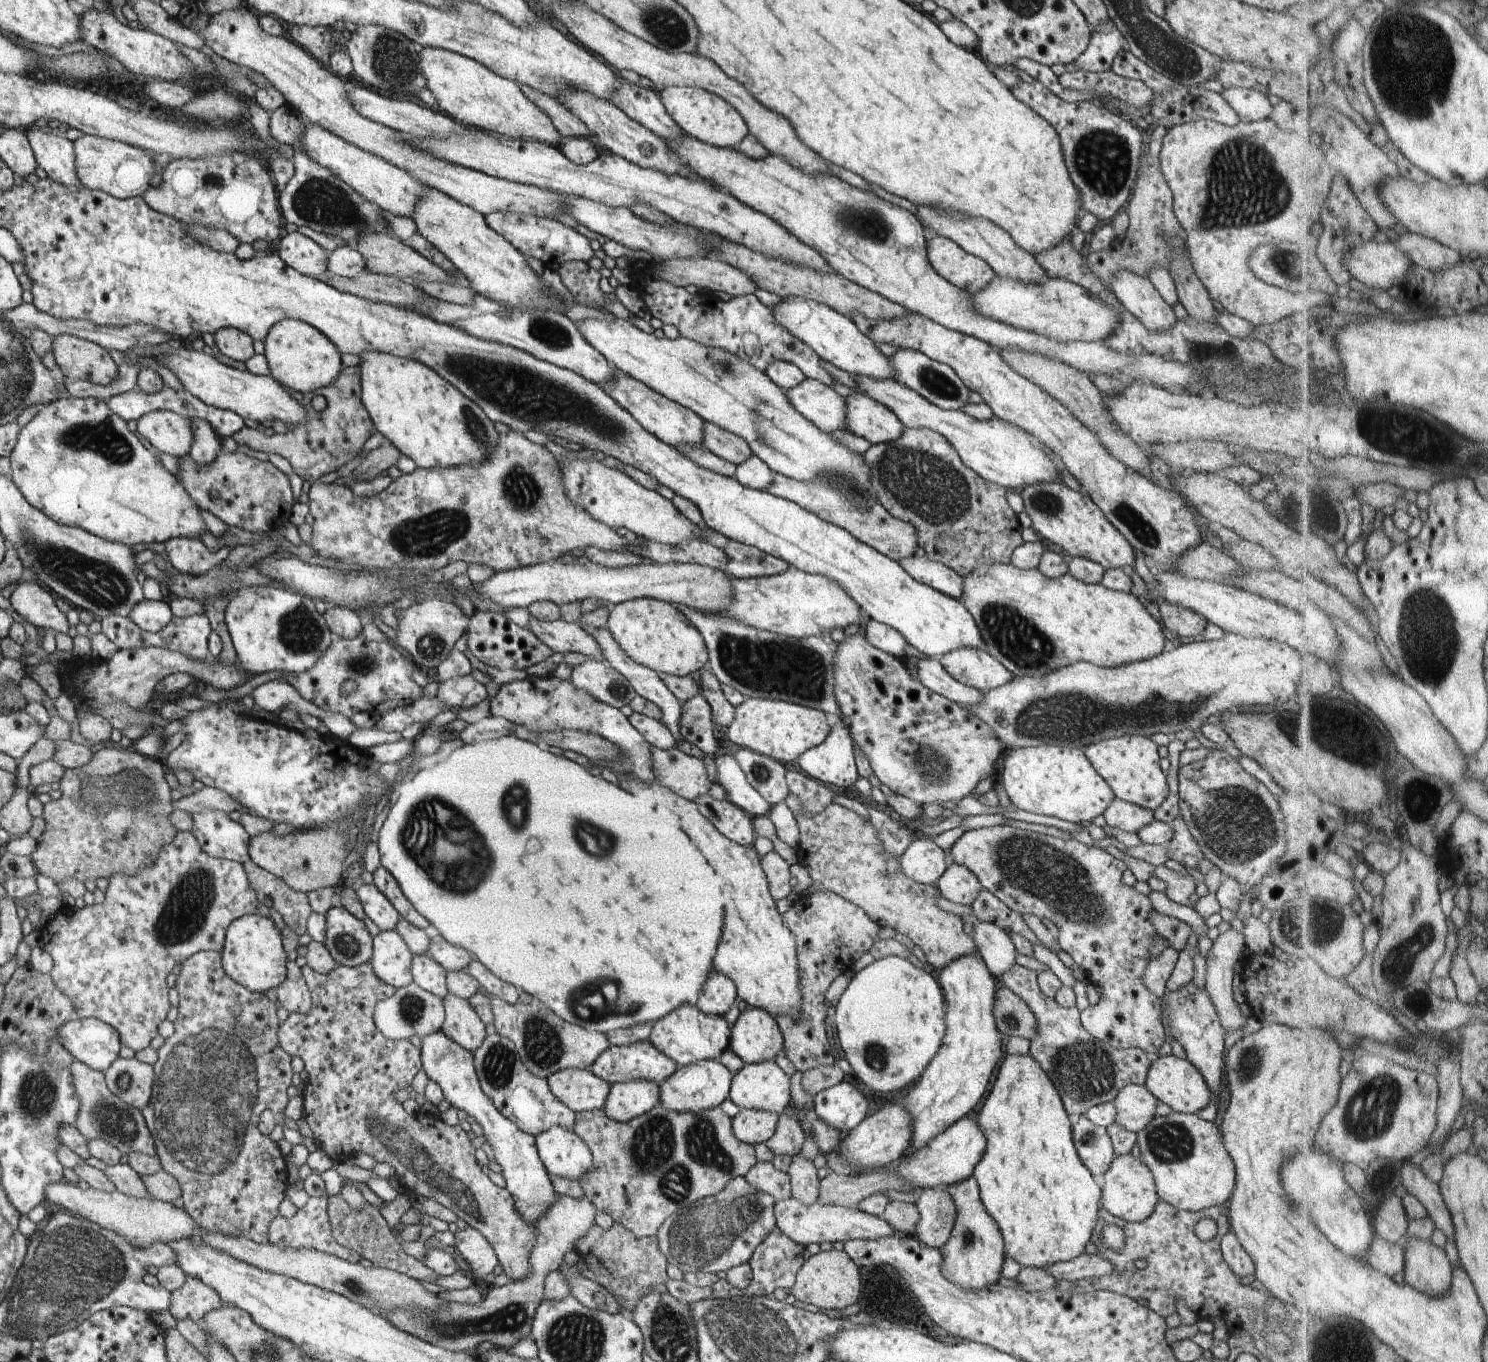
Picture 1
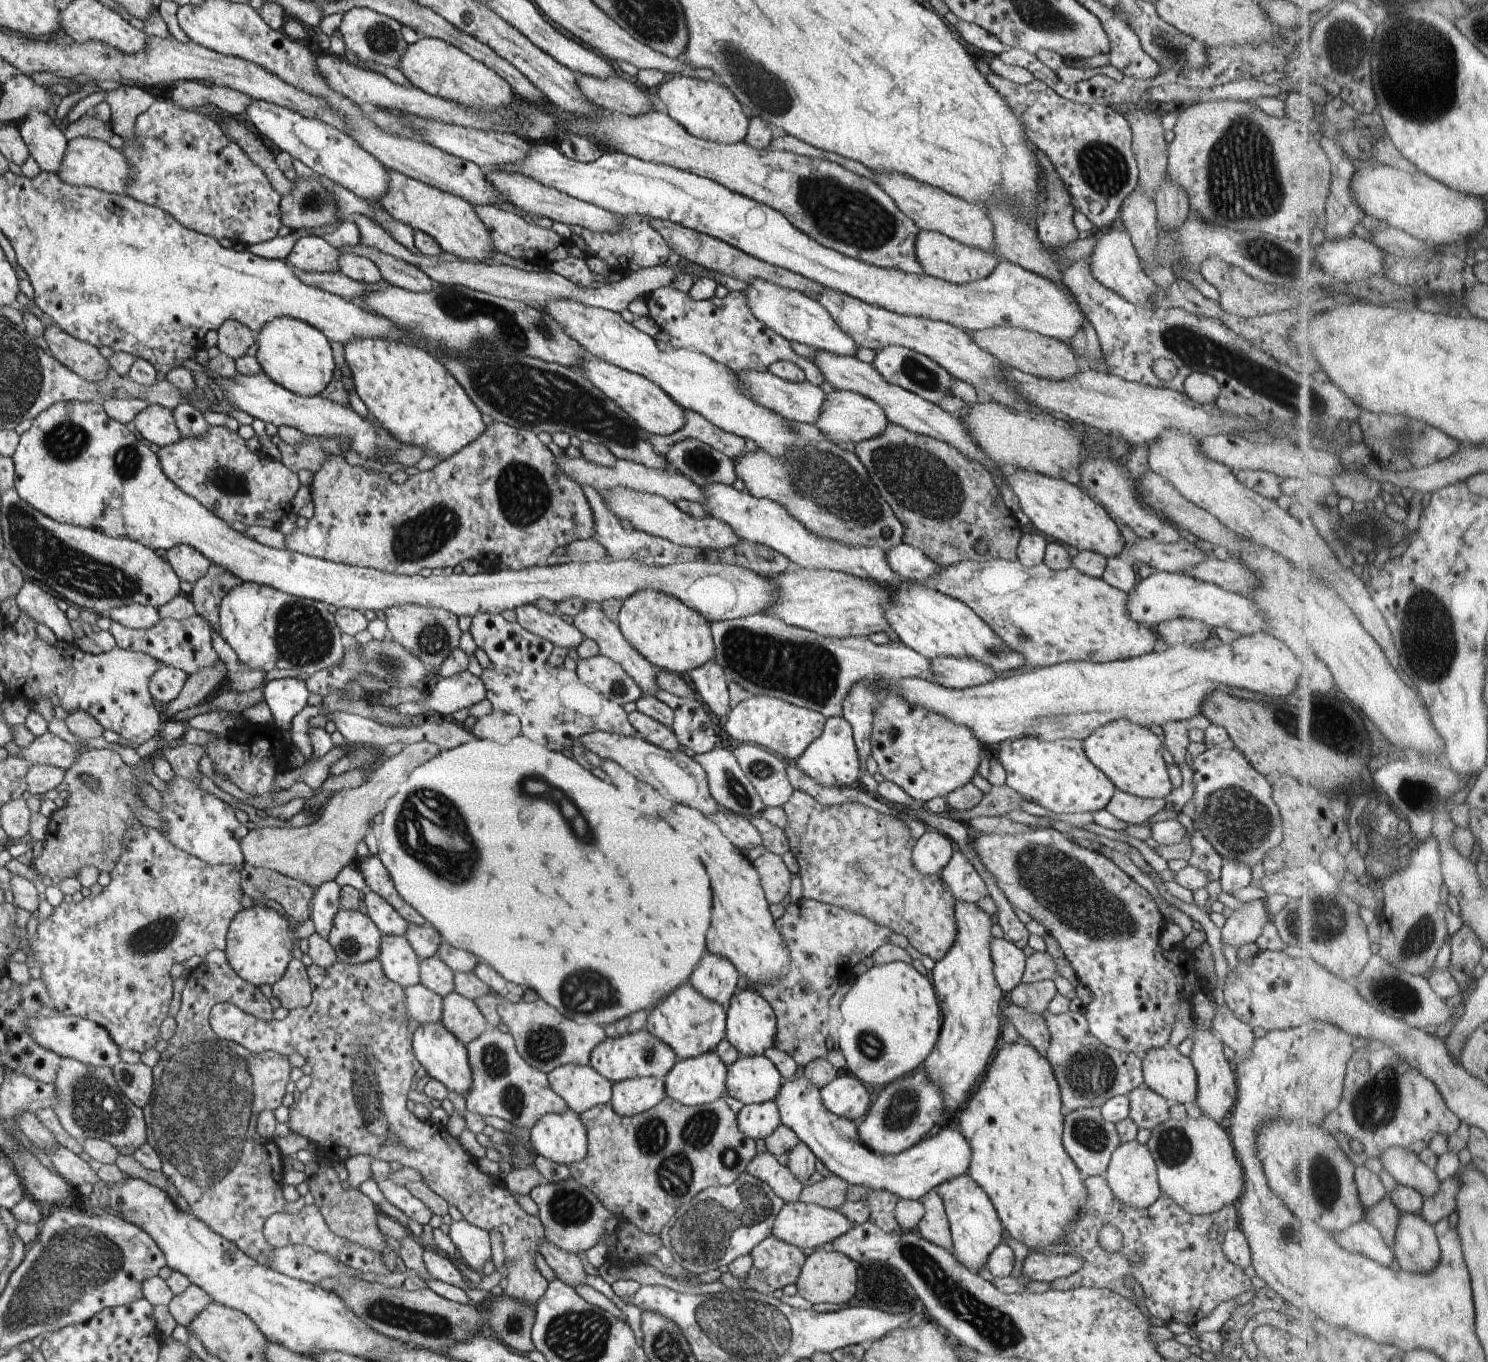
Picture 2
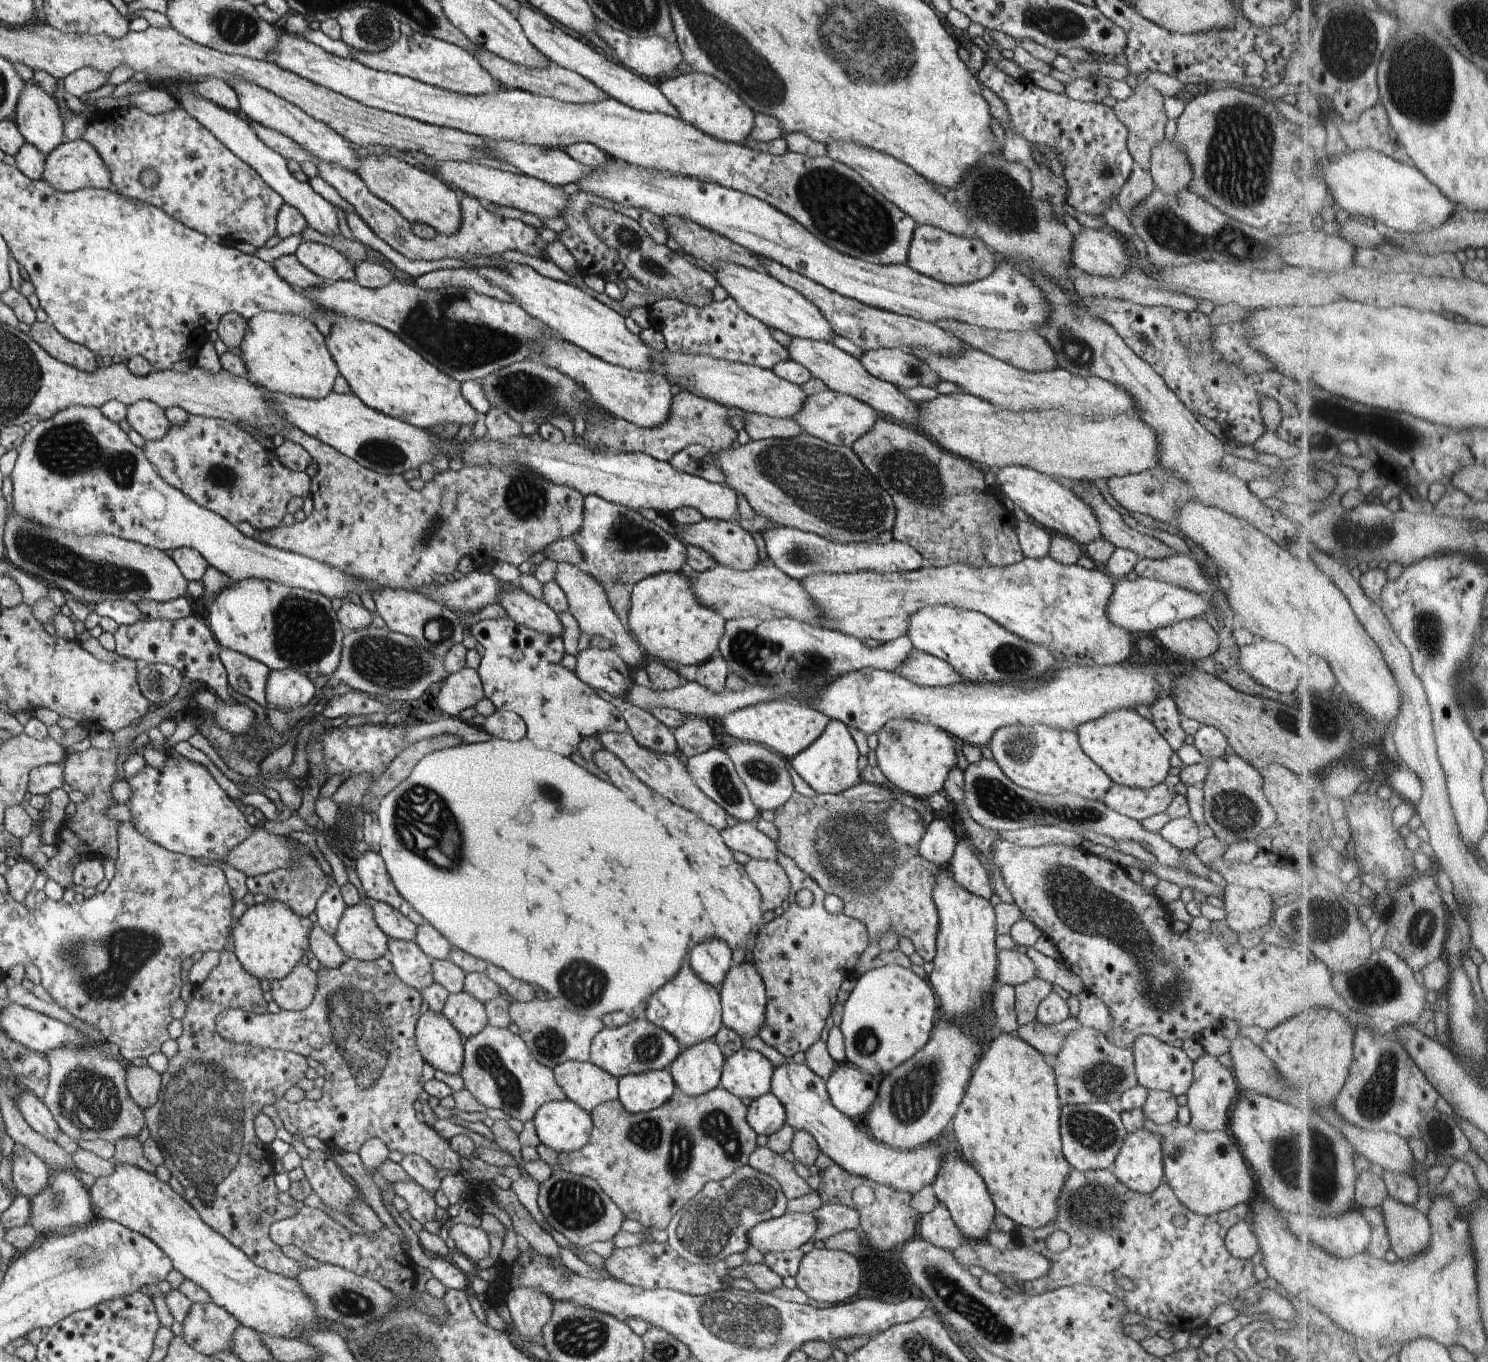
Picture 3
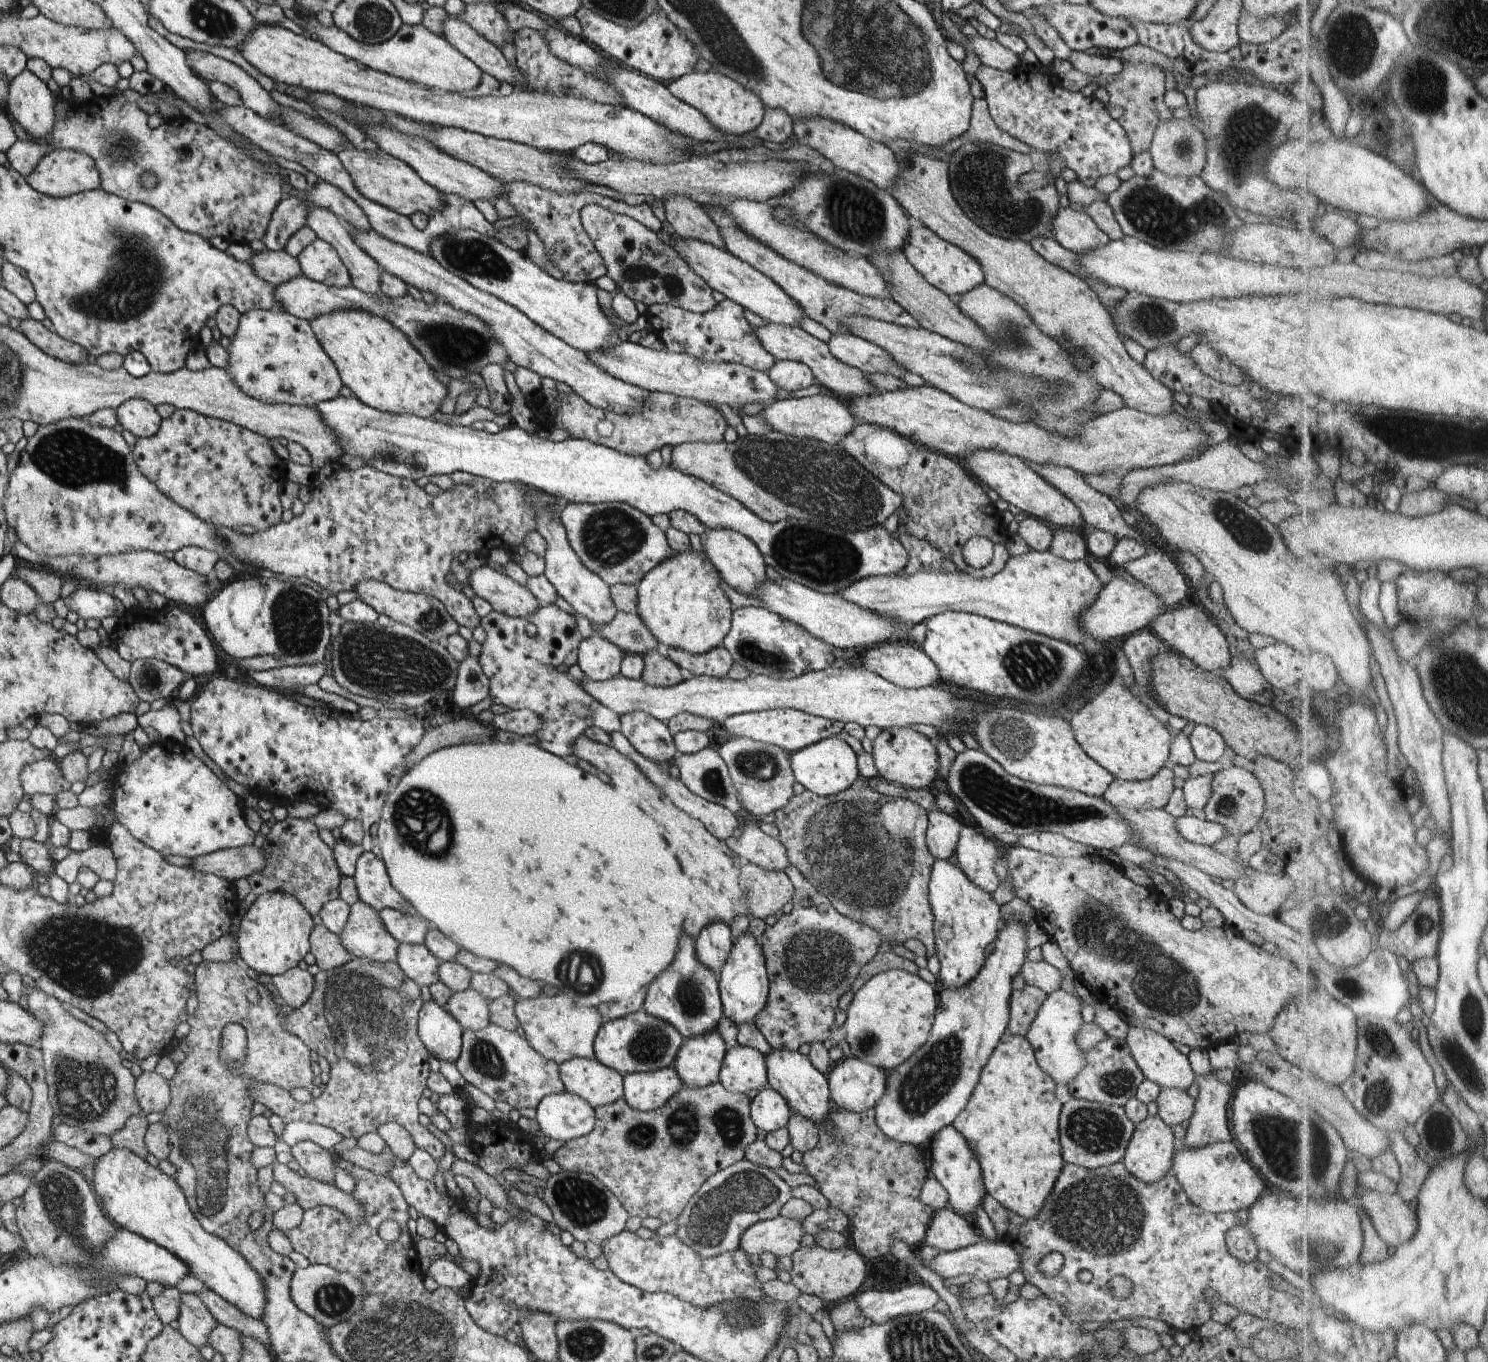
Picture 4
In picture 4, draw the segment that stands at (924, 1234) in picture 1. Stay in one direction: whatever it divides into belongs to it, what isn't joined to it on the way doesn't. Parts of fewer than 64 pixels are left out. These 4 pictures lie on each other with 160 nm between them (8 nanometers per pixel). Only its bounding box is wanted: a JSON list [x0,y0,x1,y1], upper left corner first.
[924,1208,984,1251]

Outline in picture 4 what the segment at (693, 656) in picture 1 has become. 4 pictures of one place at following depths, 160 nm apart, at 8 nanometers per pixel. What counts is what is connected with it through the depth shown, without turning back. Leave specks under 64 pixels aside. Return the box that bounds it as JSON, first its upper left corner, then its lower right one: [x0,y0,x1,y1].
[637,549,733,654]

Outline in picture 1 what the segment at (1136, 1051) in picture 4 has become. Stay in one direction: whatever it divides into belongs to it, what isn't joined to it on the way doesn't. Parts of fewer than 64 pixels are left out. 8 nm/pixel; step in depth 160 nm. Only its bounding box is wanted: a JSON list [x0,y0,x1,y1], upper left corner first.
[1145,1054,1214,1113]

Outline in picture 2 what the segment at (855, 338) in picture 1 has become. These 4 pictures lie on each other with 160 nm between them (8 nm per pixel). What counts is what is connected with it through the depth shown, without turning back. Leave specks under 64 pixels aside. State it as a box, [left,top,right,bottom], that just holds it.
[743,278,858,355]

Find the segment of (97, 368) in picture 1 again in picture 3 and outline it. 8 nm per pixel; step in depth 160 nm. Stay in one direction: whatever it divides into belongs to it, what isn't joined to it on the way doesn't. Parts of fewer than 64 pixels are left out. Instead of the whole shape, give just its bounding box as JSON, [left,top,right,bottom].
[29,320,98,373]

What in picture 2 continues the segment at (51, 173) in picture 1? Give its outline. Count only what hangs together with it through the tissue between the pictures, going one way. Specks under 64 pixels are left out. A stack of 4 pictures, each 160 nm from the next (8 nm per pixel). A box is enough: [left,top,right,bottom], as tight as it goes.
[17,109,69,173]

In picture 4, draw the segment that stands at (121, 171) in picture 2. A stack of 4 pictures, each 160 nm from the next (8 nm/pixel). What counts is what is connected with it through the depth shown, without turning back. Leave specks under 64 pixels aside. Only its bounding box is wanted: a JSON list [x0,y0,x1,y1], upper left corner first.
[25,149,101,197]

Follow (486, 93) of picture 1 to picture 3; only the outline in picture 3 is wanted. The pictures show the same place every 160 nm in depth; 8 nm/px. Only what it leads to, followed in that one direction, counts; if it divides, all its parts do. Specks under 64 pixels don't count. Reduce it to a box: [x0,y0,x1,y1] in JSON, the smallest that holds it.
[349,31,504,95]

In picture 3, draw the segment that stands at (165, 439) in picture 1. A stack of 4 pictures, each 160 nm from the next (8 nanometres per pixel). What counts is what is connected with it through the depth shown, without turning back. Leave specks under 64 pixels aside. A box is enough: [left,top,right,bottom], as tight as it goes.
[126,399,172,441]

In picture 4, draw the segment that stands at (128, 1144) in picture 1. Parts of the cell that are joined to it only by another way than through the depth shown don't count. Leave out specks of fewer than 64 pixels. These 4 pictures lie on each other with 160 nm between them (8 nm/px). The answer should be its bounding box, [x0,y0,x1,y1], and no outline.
[24,983,142,1136]

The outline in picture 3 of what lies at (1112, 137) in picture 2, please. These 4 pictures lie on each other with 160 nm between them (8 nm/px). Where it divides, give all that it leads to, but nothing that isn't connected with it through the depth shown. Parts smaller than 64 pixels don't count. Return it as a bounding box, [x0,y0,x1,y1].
[978,63,1135,215]

